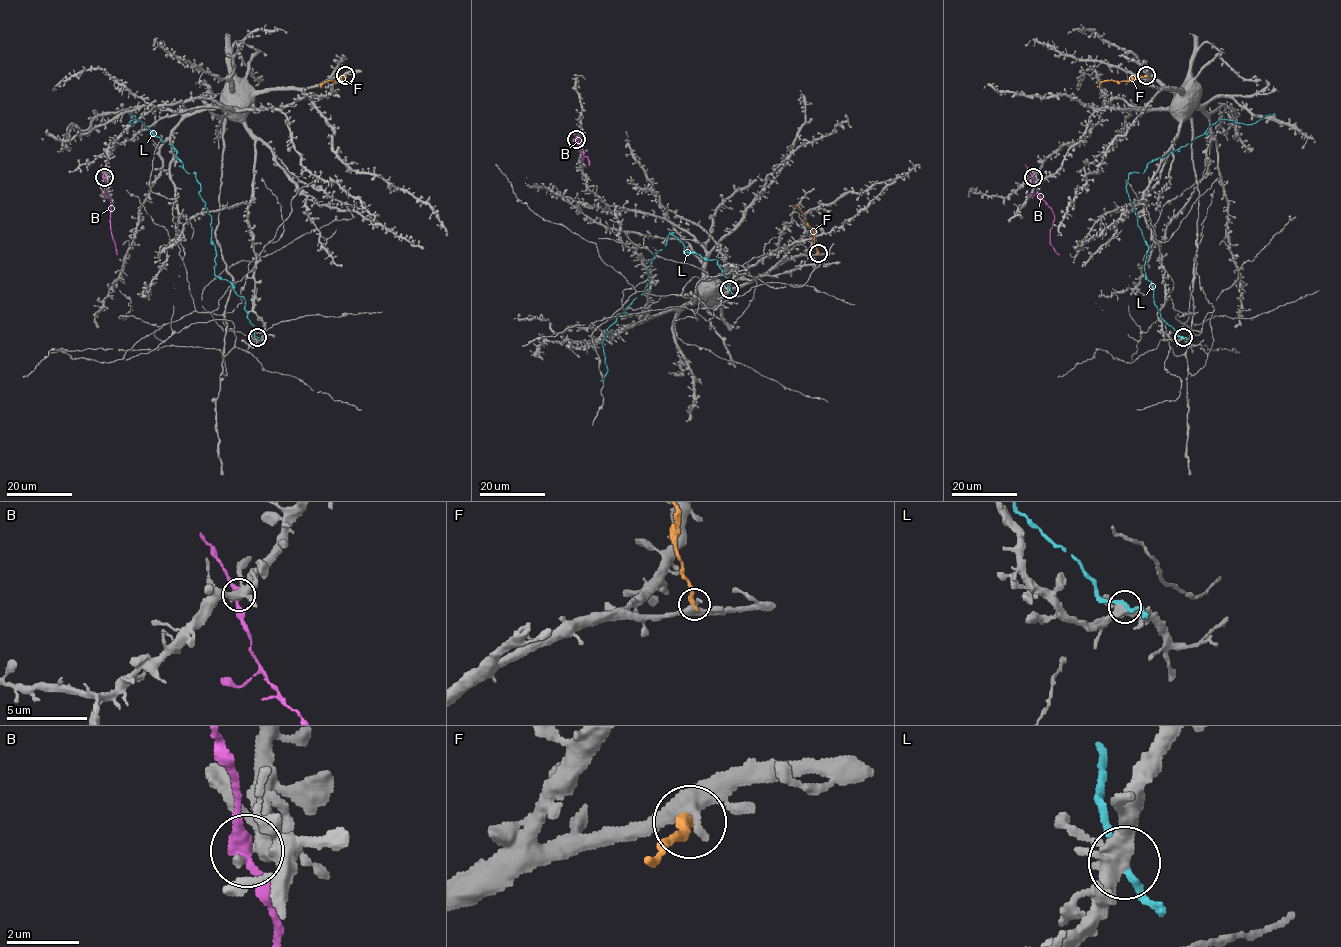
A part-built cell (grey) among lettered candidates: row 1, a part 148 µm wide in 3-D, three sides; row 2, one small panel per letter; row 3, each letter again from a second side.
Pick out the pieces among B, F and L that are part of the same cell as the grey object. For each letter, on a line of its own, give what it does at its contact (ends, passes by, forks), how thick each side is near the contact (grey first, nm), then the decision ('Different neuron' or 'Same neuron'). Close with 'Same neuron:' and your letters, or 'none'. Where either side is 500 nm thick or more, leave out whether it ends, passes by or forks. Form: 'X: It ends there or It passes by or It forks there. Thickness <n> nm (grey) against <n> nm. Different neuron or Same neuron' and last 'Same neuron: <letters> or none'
B: It passes by. Thickness 360 nm (grey) against 320 nm. Same neuron
F: It ends there. Thickness 380 nm (grey) against 320 nm. Different neuron
L: It passes by. Thickness 400 nm (grey) against 200 nm. Different neuron
Same neuron: B

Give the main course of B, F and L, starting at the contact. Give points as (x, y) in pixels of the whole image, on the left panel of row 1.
B: (104, 177), (111, 204), (110, 227), (117, 255)
F: (345, 76), (342, 81), (326, 81), (320, 88)
L: (256, 337), (245, 300), (215, 274), (211, 217), (194, 172), (144, 124), (131, 125), (128, 113)

